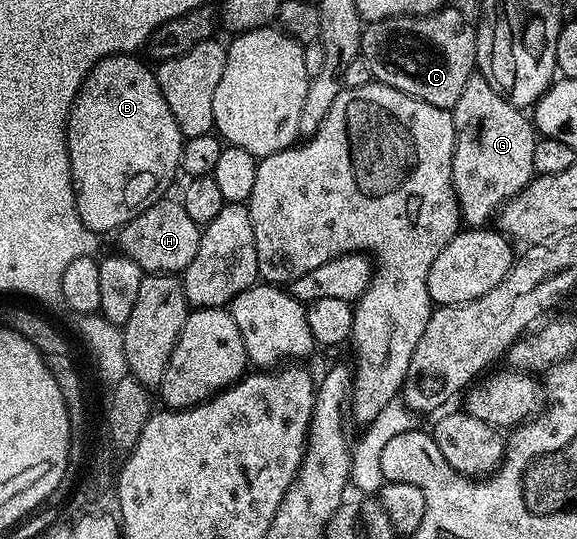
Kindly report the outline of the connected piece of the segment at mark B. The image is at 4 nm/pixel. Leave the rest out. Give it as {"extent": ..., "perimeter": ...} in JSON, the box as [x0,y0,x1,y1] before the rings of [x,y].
{"extent":[67,53,181,233],"perimeter":[[[124,53],[121,55],[111,55],[107,59],[101,59],[98,63],[95,64],[94,67],[91,68],[87,73],[86,79],[84,79],[83,84],[81,85],[81,89],[75,94],[75,100],[71,102],[71,109],[67,112],[67,156],[69,157],[69,161],[71,162],[71,186],[75,189],[75,208],[77,209],[77,213],[79,214],[79,220],[83,223],[83,226],[87,228],[88,232],[96,233],[95,231],[111,231],[114,232],[116,229],[123,228],[130,219],[133,217],[137,217],[141,214],[145,209],[149,209],[153,204],[160,202],[164,198],[163,190],[166,189],[167,186],[171,183],[171,178],[174,177],[175,171],[177,175],[177,168],[180,166],[181,157],[177,152],[177,143],[175,147],[175,135],[178,136],[180,134],[179,126],[177,125],[177,121],[173,117],[173,113],[169,113],[169,105],[165,105],[165,97],[161,93],[161,89],[159,88],[159,80],[157,78],[156,72],[154,70],[151,71],[146,67],[145,64],[142,63],[141,60],[135,59],[134,54]]]}

